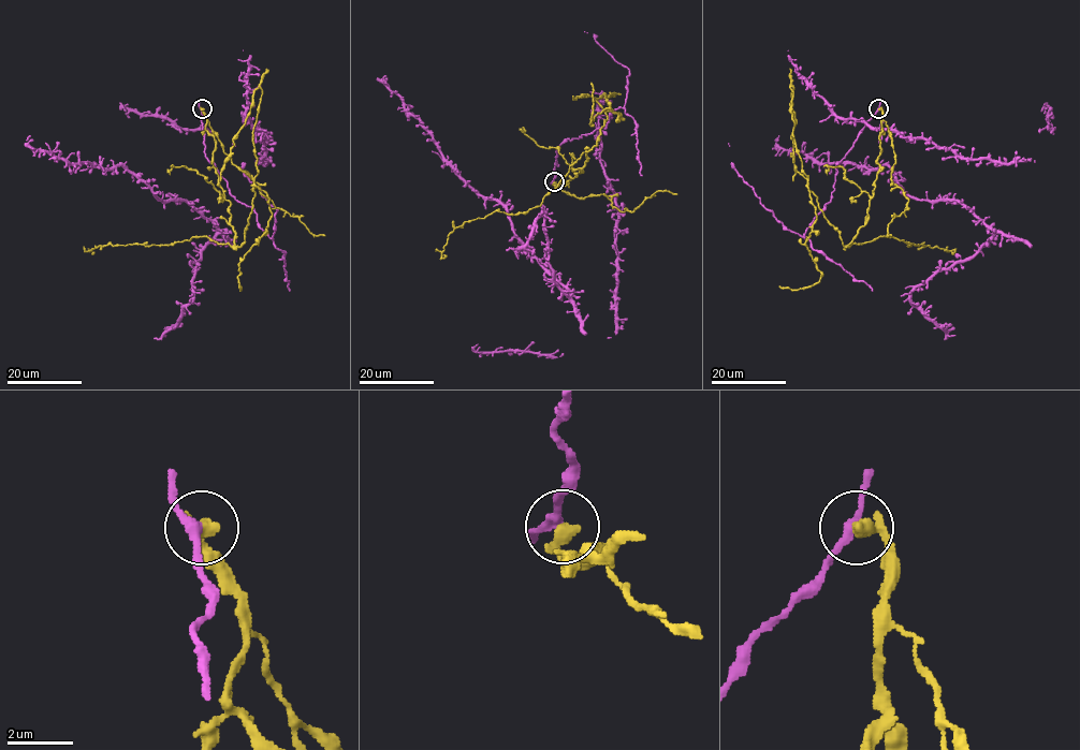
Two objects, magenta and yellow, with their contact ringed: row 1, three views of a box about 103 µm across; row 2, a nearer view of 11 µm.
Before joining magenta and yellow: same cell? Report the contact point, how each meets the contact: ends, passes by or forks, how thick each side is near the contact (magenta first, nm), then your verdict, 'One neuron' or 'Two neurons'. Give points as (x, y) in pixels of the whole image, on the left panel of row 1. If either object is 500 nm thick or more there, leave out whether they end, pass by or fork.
Place: (202, 108). At the ring magenta passes by. At the ring yellow ends. Thickness 240 nm (magenta) against 440 nm. Two neurons

